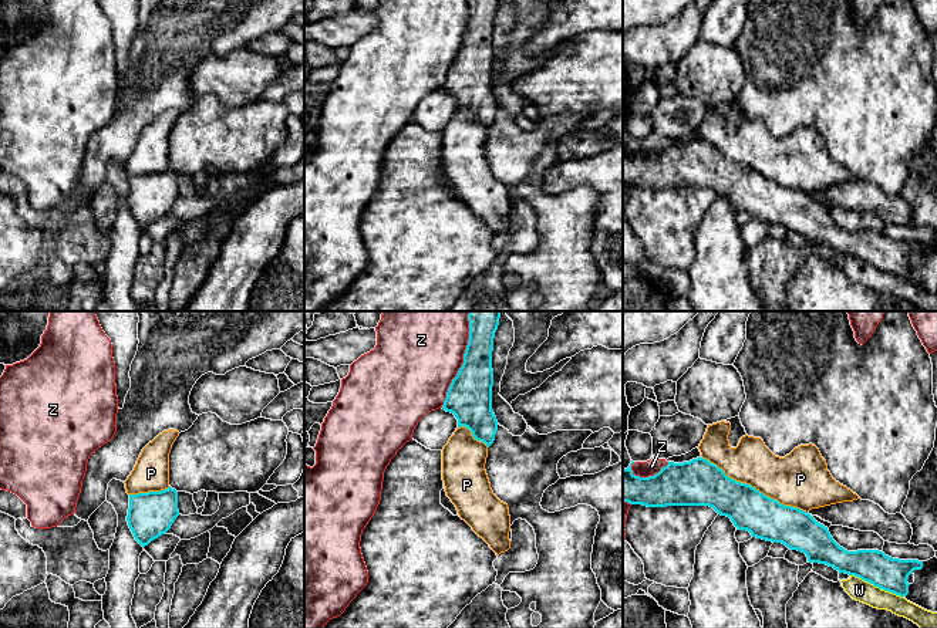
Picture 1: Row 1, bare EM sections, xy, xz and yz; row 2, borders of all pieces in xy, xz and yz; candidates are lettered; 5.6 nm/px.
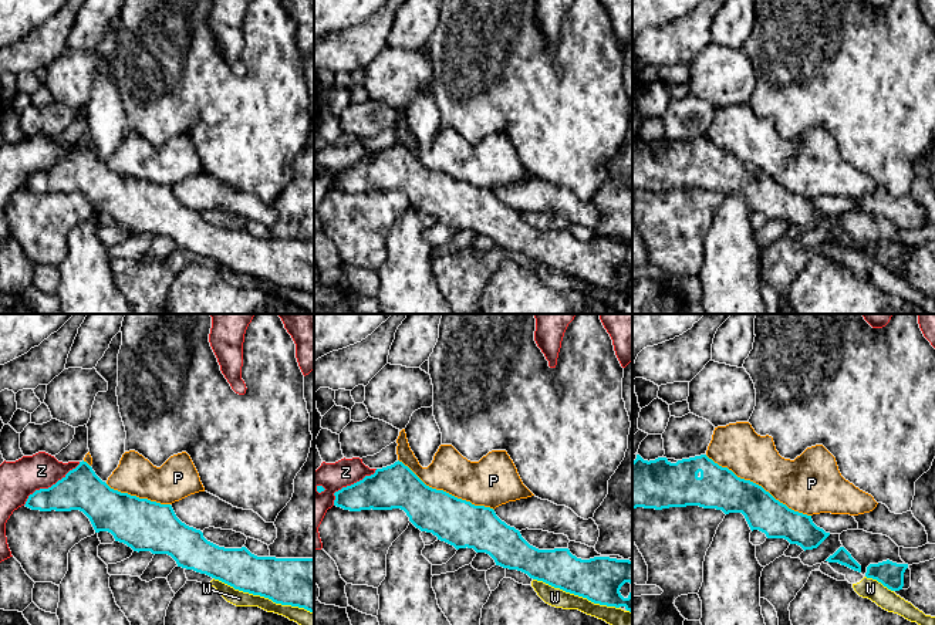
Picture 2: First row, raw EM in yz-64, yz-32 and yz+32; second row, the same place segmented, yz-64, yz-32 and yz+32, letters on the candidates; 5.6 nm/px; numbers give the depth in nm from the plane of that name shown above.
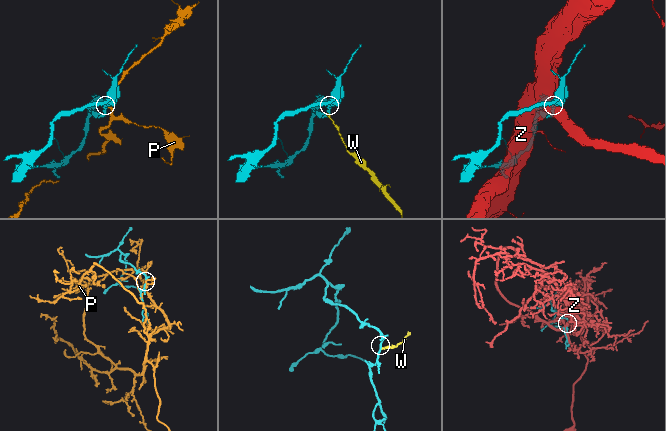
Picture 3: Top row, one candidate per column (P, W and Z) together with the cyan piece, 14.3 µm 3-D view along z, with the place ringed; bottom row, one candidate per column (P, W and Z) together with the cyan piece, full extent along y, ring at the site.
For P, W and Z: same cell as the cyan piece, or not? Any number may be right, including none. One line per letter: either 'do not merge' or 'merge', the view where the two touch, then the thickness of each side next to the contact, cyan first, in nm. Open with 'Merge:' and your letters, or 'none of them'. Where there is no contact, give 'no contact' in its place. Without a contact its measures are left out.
Merge: none of them
P: do not merge; contact in yz; calibres 240 and 300 nm
W: do not merge; contact in yz; calibres 190 and 120 nm
Z: do not merge; contact in xz; calibres 260 and 480 nm

